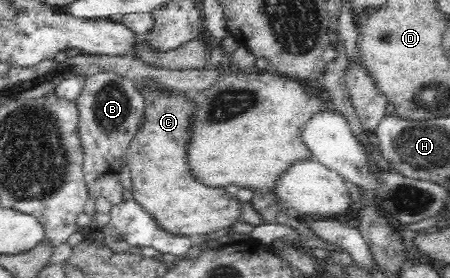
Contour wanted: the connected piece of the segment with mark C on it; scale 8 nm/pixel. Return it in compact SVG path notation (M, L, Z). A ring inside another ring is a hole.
M136 86L136 92L140 94L144 101L144 112L142 115L142 122L136 131L133 141L131 141L130 146L128 147L127 153L125 154L125 161L127 169L131 172L131 178L133 180L133 189L132 193L135 197L135 202L138 205L141 205L142 209L145 209L145 212L149 213L154 220L158 222L158 225L163 228L166 232L171 233L172 235L183 235L189 237L192 235L205 235L205 233L211 233L211 231L217 231L217 229L223 229L225 227L231 227L234 223L242 221L241 209L239 209L239 200L236 196L230 195L222 187L208 187L204 185L201 181L198 181L197 178L193 176L193 173L190 171L189 160L186 159L187 149L185 147L189 145L190 137L190 126L193 125L193 113L194 113L194 103L191 98L189 98L188 92L181 90L167 90L163 86L153 87L153 86Z

